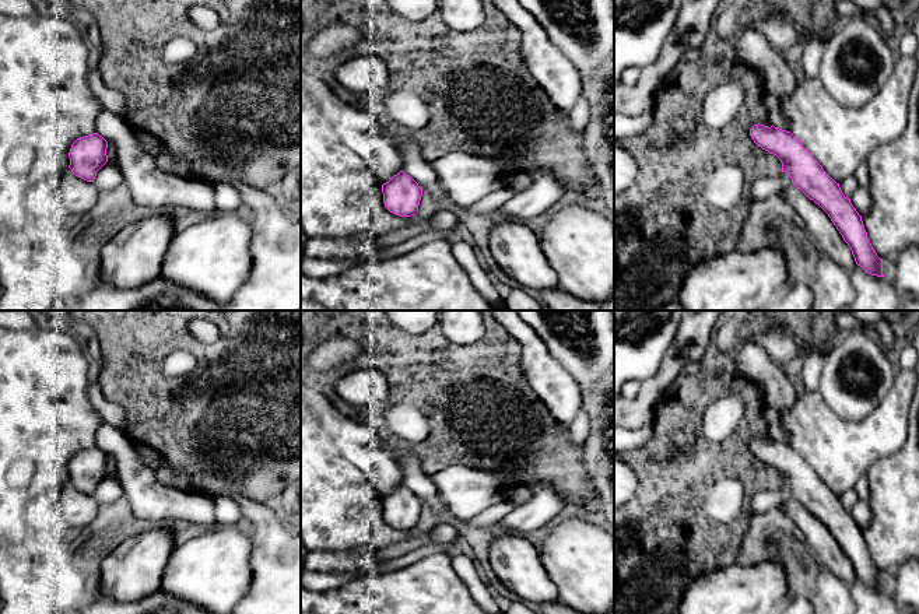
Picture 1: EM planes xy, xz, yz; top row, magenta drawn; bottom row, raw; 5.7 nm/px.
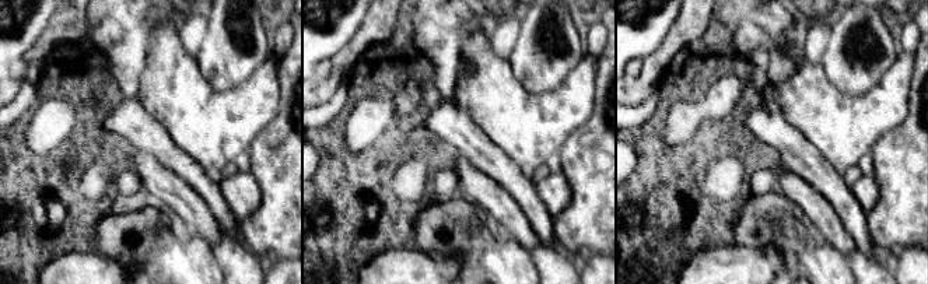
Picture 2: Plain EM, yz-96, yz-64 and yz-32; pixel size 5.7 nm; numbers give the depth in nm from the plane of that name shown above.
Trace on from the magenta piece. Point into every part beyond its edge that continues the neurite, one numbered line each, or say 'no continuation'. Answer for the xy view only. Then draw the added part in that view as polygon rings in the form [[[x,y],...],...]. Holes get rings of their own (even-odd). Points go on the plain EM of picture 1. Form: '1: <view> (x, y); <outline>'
1: xy (79, 509); [[[67,481],[60,492],[60,508],[67,524],[83,530],[97,517],[99,502],[92,495],[76,490]]]

